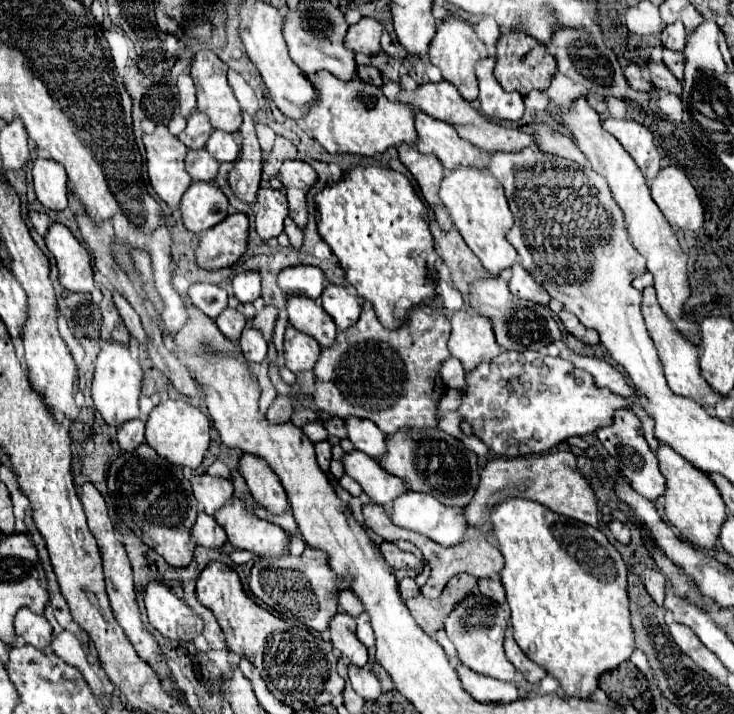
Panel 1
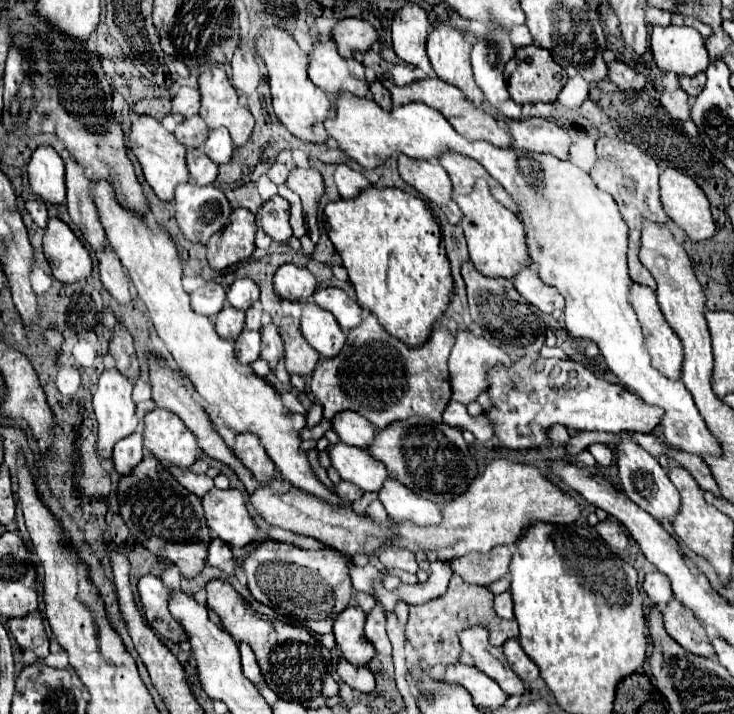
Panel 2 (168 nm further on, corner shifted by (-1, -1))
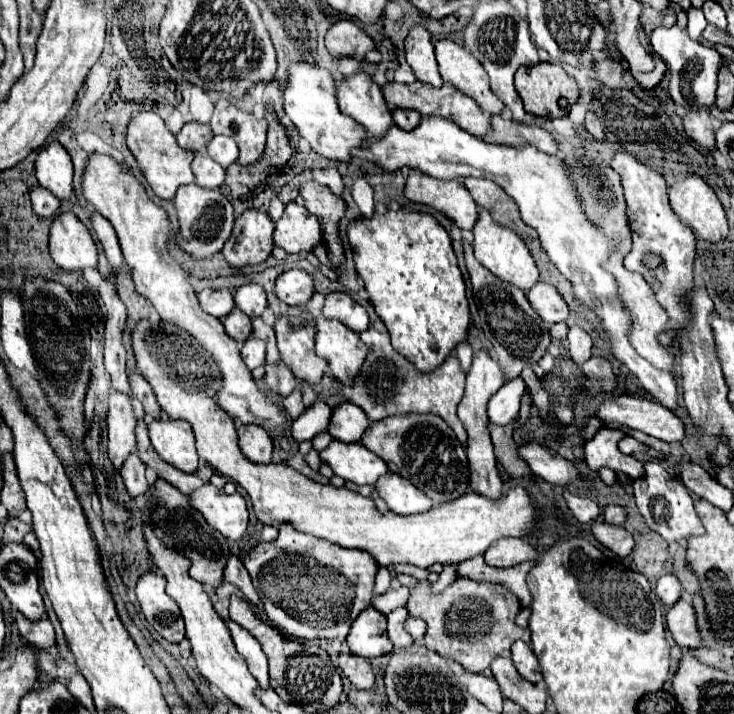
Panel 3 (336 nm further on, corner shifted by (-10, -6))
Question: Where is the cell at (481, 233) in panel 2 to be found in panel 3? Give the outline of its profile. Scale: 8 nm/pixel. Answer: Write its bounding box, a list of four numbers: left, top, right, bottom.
[472,209,538,291]

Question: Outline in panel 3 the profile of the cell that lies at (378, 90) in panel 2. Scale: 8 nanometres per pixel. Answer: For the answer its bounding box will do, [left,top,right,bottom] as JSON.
[392,109,420,129]

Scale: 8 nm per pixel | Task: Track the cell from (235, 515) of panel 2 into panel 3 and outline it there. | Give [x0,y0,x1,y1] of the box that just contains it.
[190,483,248,541]

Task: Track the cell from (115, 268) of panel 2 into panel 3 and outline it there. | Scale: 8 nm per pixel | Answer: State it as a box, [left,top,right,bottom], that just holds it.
[92,213,124,271]

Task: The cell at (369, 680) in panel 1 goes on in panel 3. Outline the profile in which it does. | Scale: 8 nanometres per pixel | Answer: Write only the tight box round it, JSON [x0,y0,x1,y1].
[340,653,376,689]

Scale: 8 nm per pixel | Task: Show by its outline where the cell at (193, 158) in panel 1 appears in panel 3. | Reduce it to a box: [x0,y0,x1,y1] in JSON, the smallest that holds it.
[192,153,224,189]

